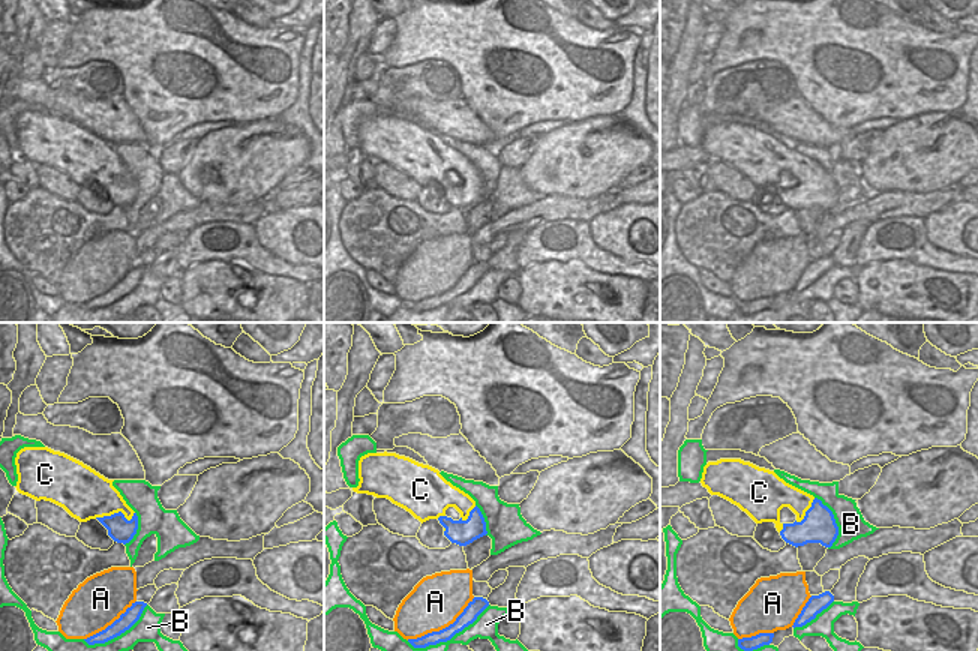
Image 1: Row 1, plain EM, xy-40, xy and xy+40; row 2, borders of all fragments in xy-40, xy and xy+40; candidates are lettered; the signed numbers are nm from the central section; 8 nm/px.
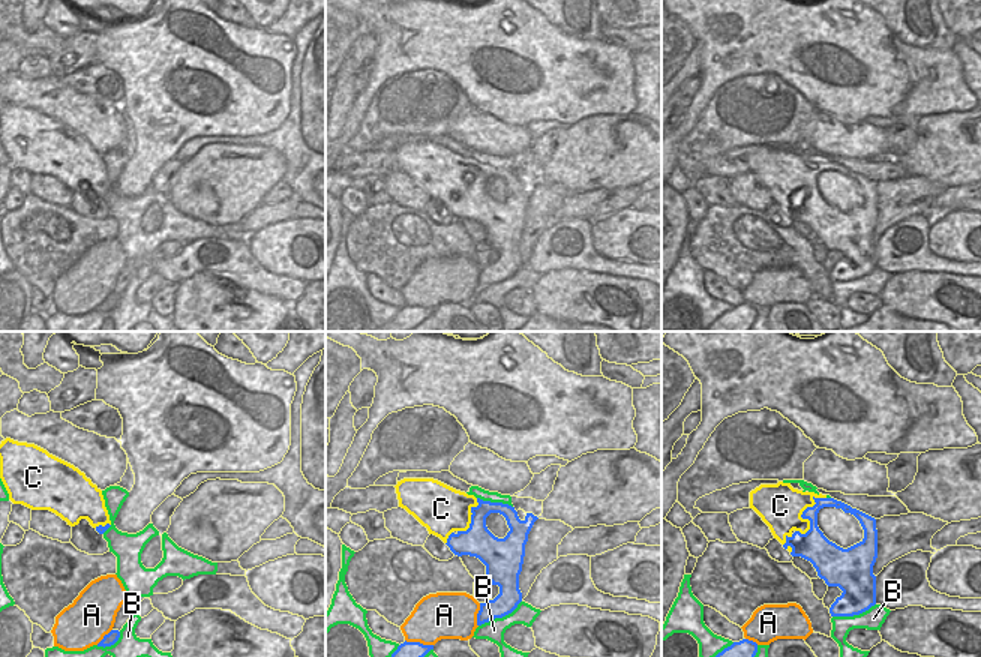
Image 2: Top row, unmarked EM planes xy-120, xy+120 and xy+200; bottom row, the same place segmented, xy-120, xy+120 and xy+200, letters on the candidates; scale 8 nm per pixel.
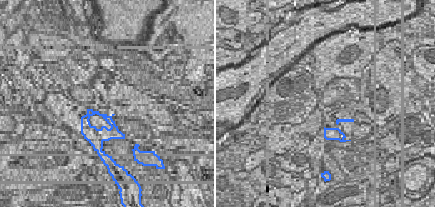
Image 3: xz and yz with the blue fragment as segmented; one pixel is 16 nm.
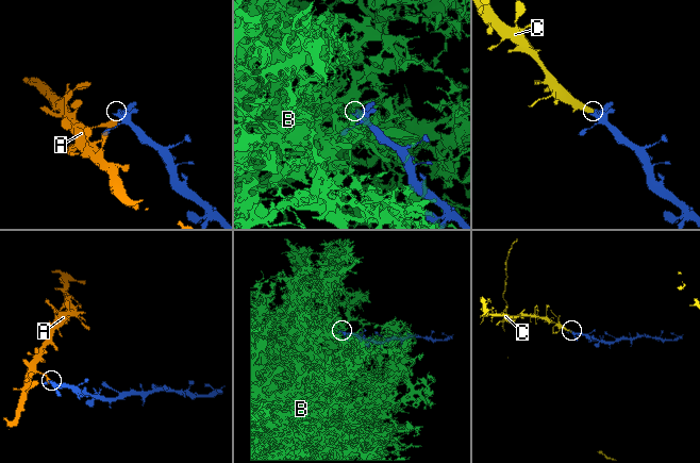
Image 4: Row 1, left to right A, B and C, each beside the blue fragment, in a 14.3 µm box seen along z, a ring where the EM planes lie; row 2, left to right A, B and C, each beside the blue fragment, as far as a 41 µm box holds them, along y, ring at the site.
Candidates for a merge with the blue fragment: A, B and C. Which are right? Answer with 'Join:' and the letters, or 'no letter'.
Join: C

